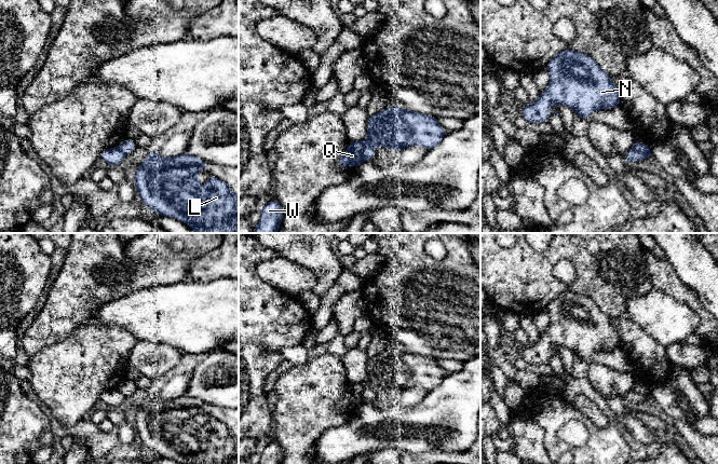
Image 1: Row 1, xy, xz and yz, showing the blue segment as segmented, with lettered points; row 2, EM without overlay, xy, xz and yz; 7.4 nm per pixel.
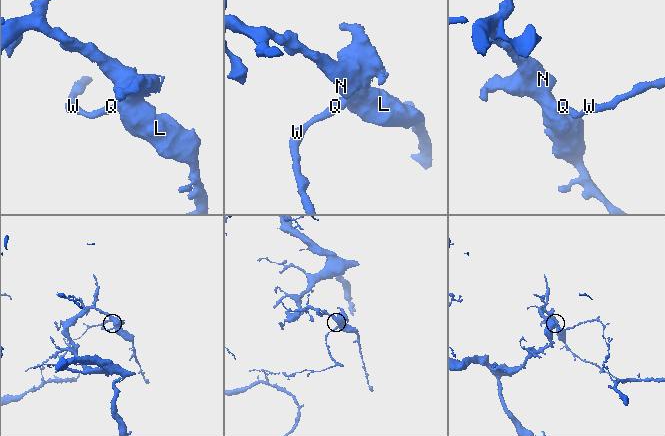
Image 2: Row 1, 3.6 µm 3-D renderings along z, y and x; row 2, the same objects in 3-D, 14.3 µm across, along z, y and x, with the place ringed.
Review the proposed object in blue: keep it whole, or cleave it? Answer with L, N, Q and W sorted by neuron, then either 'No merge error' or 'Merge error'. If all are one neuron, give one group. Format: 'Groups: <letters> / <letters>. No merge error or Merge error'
Groups: L N / Q W. Merge error

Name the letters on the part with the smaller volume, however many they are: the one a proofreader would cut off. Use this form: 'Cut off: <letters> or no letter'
Cut off: Q, W

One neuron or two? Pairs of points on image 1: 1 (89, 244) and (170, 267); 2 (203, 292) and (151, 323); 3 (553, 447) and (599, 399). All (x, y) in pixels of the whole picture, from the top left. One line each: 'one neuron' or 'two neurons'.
1: one neuron
2: one neuron
3: two neurons

